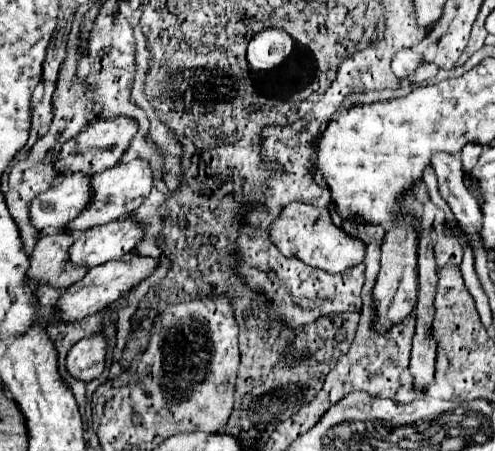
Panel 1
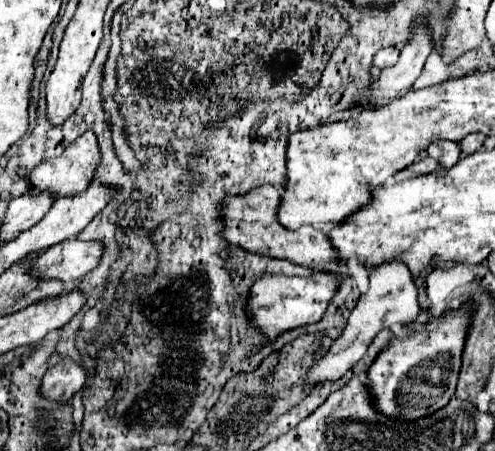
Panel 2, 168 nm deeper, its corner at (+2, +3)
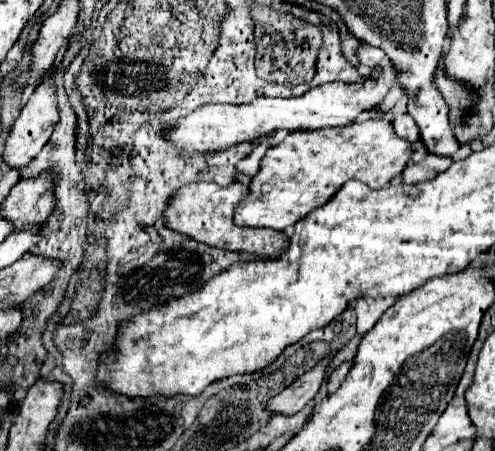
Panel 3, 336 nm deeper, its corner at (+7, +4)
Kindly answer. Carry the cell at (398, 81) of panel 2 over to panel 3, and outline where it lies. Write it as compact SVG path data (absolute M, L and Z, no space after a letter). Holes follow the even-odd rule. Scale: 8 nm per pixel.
M388 61L388 65L382 65L380 73L372 71L368 77L364 77L358 83L326 83L324 87L314 87L302 97L290 97L290 99L270 99L260 97L246 105L208 105L198 107L194 113L190 113L184 119L178 119L170 131L168 139L172 139L178 147L182 147L186 153L194 151L218 151L228 149L230 145L236 145L246 139L264 137L278 129L324 129L324 127L342 127L348 123L354 123L358 115L364 111L376 107L386 93L394 87L398 81L396 67Z

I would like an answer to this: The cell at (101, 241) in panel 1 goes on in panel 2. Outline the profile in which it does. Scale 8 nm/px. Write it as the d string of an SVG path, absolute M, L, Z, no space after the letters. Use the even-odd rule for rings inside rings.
M65 240L33 258L29 274L41 280L61 280L71 288L99 264L101 254L99 242Z

